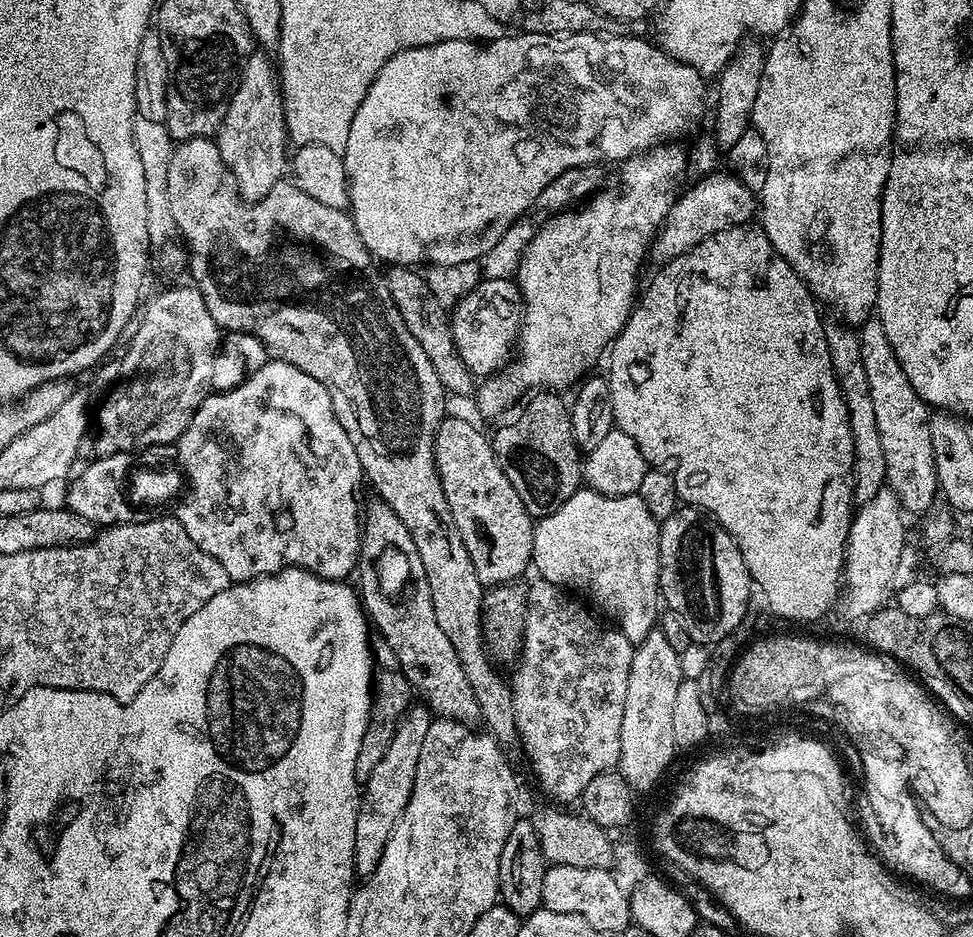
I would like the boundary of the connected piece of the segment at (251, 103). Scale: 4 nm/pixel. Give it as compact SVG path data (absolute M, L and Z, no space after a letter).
M256 60L246 64L239 69L238 79L227 97L228 109L216 131L214 143L228 175L234 181L236 192L245 201L251 202L261 200L281 179L280 167L286 164L283 148L286 140L282 135L285 131L282 96L273 65L271 68Z

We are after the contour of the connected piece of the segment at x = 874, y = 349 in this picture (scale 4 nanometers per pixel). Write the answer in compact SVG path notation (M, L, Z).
M869 318L859 325L862 367L866 369L866 382L870 382L870 403L874 406L874 419L878 426L878 439L886 460L887 487L900 500L901 509L924 512L938 500L934 449L931 446L930 409L920 395L910 386L898 362L879 318Z

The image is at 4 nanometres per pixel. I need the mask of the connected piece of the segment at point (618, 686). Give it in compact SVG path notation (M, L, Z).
M539 578L533 581L526 588L522 643L514 664L516 673L510 679L516 735L541 790L552 800L574 802L579 799L590 778L617 767L622 710L634 646L615 627L599 624L595 620L597 617L583 603L565 594L555 584Z

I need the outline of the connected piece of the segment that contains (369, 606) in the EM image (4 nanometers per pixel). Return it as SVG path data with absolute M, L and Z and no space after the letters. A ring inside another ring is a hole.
M372 498L369 504L362 508L362 523L360 525L360 555L356 557L354 584L358 589L361 605L367 619L380 631L379 639L388 645L396 655L396 663L417 697L421 696L429 713L446 720L461 722L475 721L480 714L480 707L474 698L474 690L470 690L470 682L466 682L466 670L458 662L454 648L450 646L446 634L438 626L434 618L434 608L428 594L428 583L424 580L424 571L420 568L415 551L409 541L408 531L384 500Z

